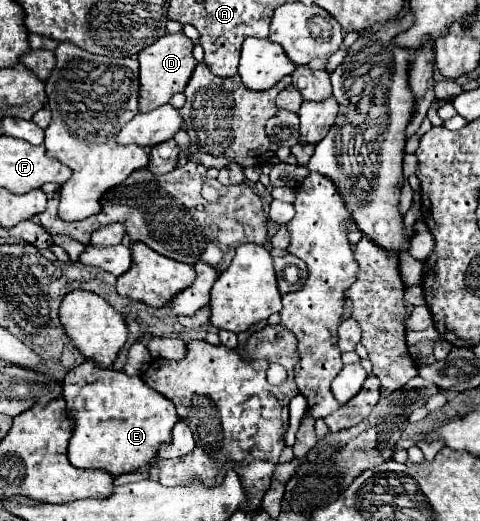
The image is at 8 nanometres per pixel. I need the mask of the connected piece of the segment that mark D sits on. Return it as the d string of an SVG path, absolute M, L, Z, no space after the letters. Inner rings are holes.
M164 34L160 40L150 44L138 54L140 62L140 112L150 112L162 104L166 104L172 94L182 92L196 68L196 60L192 56L194 42L184 34Z

